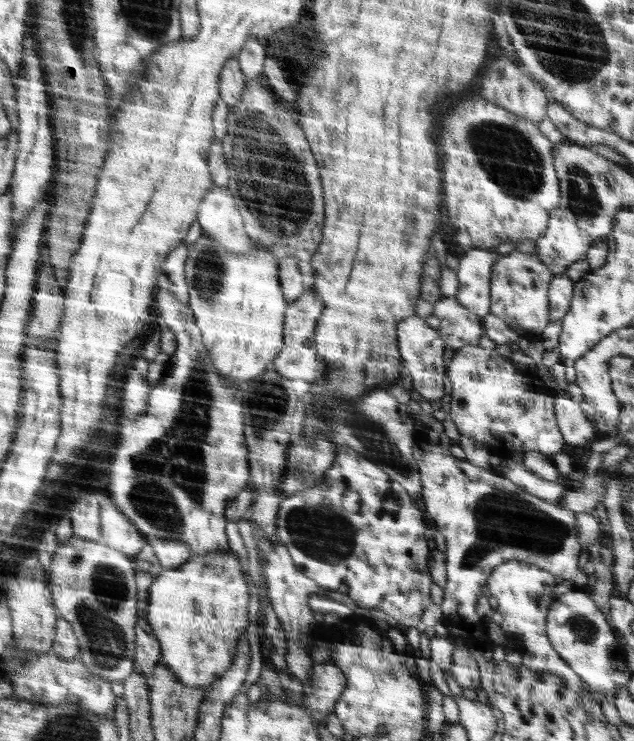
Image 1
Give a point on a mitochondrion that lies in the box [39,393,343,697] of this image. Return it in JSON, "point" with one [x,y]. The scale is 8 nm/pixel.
{"point":[108,589]}

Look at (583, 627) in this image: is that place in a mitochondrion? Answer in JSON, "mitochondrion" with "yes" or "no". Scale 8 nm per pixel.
{"mitochondrion":"yes"}

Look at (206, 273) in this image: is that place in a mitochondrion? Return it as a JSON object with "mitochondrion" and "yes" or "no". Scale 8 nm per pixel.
{"mitochondrion":"yes"}

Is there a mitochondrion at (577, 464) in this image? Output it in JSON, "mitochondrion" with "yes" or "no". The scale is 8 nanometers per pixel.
{"mitochondrion":"no"}

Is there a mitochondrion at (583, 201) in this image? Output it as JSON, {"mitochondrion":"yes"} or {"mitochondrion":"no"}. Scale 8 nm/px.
{"mitochondrion":"yes"}

